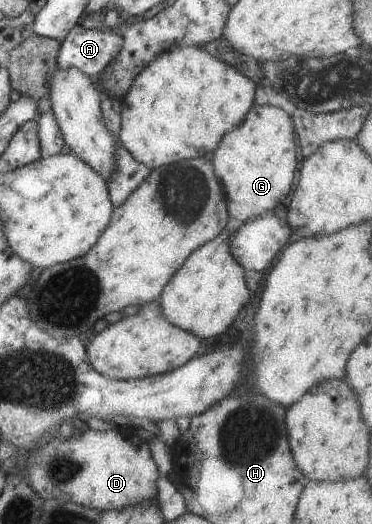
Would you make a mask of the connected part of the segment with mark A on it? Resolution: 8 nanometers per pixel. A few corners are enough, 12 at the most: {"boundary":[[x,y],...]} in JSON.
{"boundary":[[77,24],[62,38],[58,69],[94,78],[119,54],[122,36]]}

